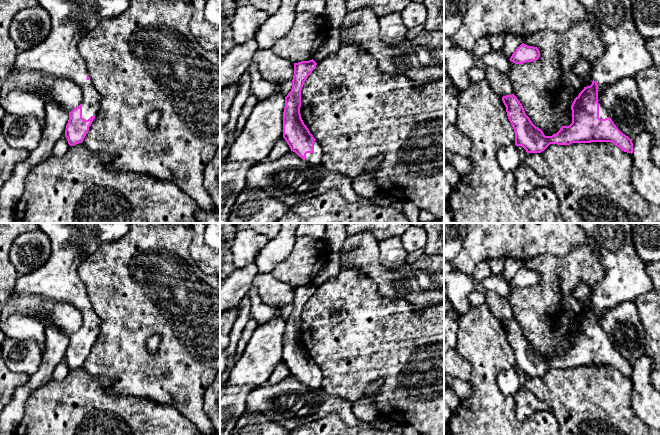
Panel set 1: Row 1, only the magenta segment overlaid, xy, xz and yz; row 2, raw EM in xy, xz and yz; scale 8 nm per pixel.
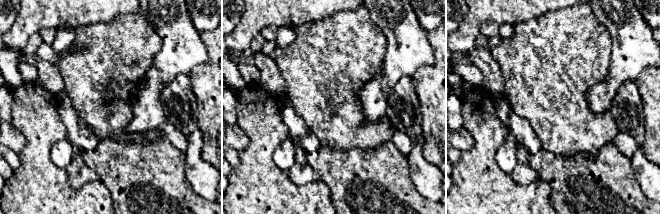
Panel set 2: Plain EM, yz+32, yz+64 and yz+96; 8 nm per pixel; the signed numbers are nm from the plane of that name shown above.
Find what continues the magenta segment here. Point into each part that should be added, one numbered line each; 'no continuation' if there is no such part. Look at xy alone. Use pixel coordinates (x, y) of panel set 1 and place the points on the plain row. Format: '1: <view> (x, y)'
1: xy (58, 279)

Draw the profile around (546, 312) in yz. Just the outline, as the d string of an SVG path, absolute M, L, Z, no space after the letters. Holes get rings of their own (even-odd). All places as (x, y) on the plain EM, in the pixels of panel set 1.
M587 242L573 248L566 255L540 254L526 258L523 260L523 267L537 271L540 275L540 281L536 285L523 288L515 288L510 285L510 293L507 300L512 308L513 318L522 328L526 339L532 347L541 353L545 360L552 360L562 350L569 350L572 347L571 329L585 311L584 304L574 296L574 289L580 283L585 283L593 291L595 284L604 278L604 267Z

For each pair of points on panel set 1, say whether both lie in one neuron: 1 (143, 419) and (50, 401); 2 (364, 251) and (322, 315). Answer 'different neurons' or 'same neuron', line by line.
1: same neuron
2: different neurons

